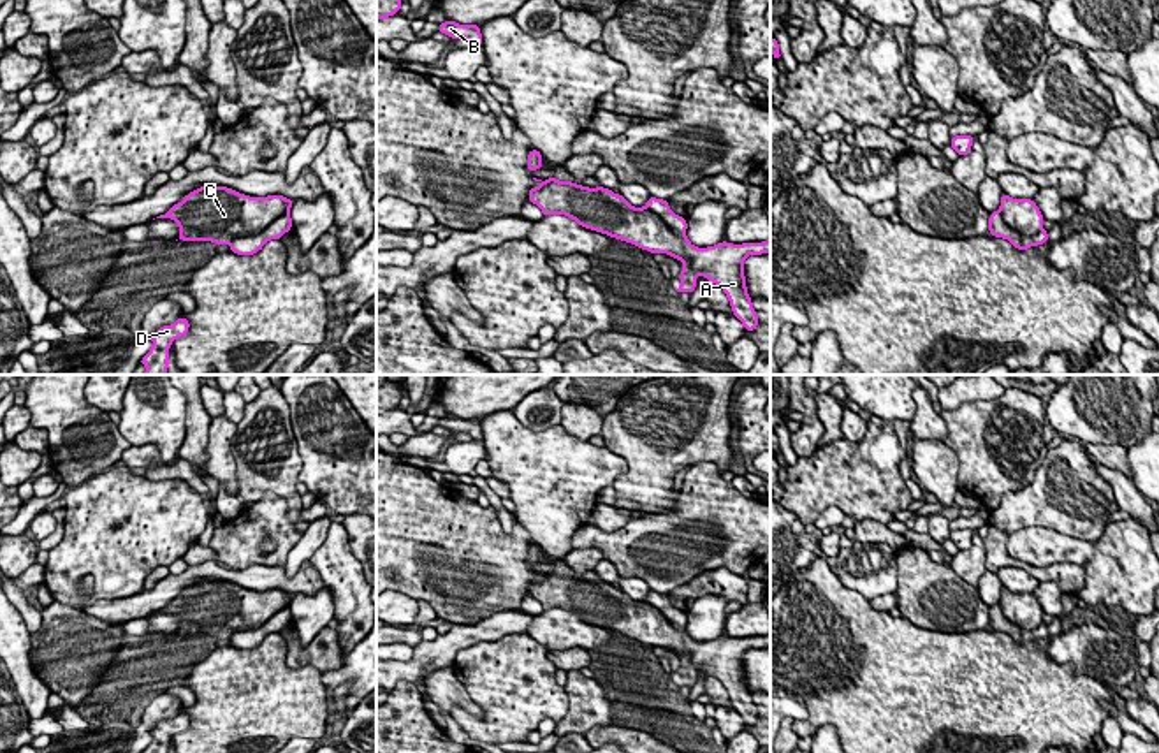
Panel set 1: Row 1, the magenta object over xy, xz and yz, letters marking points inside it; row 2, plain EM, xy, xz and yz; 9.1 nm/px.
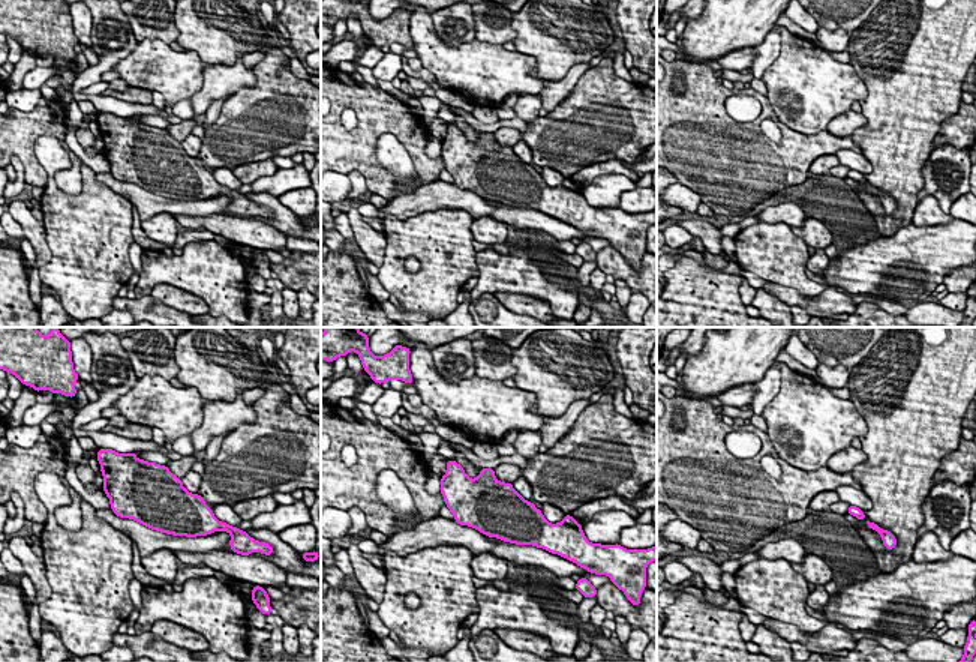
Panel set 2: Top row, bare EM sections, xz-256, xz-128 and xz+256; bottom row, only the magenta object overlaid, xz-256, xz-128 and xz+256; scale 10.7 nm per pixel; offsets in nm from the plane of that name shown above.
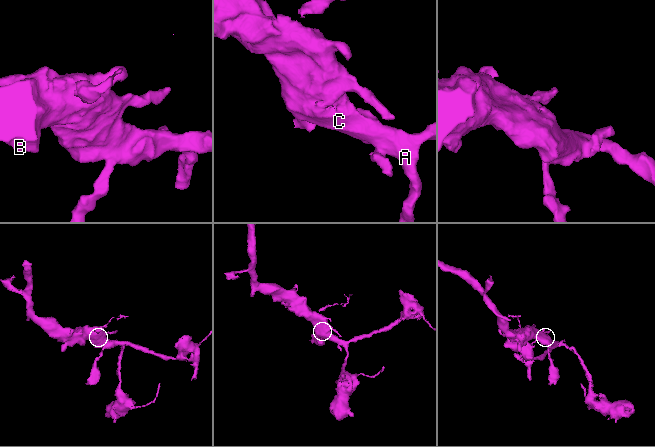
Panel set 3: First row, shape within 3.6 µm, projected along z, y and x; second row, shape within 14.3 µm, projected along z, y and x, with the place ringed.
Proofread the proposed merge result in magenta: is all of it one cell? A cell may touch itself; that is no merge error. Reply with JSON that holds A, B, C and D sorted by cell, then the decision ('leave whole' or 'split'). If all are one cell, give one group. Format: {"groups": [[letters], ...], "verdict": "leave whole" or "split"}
{"groups": [["A", "B", "C"], ["D"]], "verdict": "split"}

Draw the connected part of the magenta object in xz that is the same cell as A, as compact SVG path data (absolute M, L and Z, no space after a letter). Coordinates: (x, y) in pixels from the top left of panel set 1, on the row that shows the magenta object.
M554 176L545 181L536 178L533 179L540 185L529 188L528 199L542 209L543 216L565 215L586 229L631 243L651 253L667 253L675 260L688 259L689 269L696 276L702 274L707 278L707 281L712 281L723 289L730 301L732 313L742 322L744 329L756 331L758 313L754 311L751 297L747 294L742 266L749 255L770 253L770 238L762 243L733 245L728 241L719 241L714 246L698 248L691 245L686 234L677 236L656 213L631 206L621 194L614 194L609 188L589 188L572 181L558 181Z

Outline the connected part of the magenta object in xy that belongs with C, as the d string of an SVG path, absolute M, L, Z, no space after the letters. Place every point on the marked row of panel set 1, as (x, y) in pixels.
M200 186L157 218L174 220L181 241L229 245L234 238L262 232L292 204L283 195L250 197L227 186Z

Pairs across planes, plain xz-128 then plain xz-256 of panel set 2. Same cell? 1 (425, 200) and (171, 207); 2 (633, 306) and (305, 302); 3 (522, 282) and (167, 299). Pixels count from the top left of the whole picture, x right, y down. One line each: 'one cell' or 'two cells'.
1: one cell
2: one cell
3: two cells

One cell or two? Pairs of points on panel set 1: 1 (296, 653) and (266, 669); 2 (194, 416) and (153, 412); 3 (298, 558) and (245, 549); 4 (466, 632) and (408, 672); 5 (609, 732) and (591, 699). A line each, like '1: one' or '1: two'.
1: two
2: two
3: two
4: one
5: two

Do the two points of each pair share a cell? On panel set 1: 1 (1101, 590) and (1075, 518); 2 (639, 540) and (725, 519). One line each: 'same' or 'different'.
1: different
2: same

